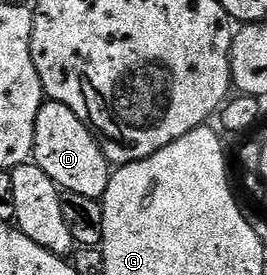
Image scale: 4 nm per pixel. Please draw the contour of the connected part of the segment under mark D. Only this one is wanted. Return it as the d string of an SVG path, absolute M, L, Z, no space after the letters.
M46 99L41 105L39 118L35 118L35 142L31 160L62 192L83 194L86 198L100 200L109 185L111 165L103 154L101 141L81 121L79 114L63 106L63 102Z

